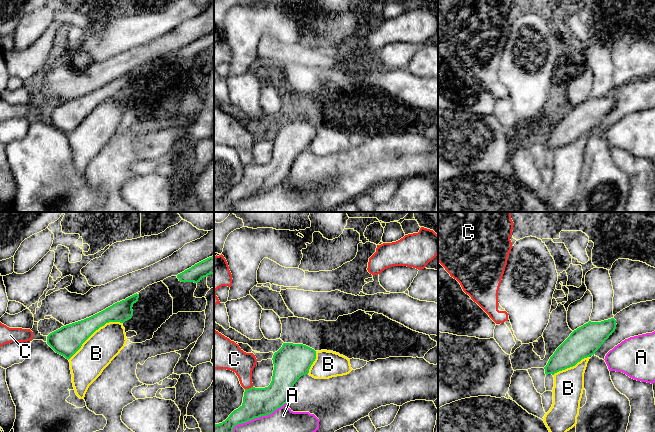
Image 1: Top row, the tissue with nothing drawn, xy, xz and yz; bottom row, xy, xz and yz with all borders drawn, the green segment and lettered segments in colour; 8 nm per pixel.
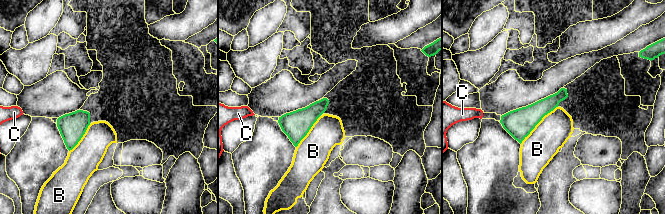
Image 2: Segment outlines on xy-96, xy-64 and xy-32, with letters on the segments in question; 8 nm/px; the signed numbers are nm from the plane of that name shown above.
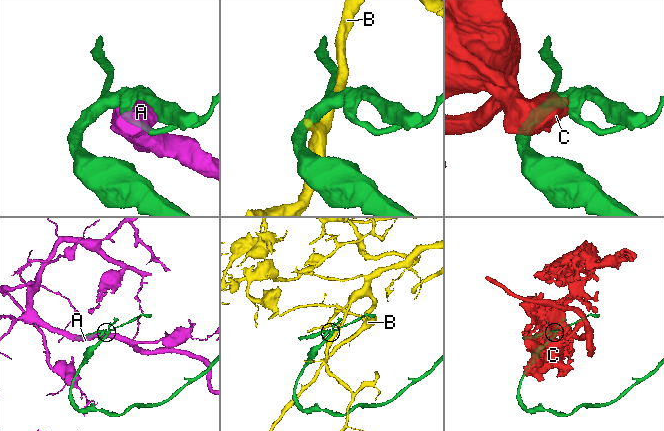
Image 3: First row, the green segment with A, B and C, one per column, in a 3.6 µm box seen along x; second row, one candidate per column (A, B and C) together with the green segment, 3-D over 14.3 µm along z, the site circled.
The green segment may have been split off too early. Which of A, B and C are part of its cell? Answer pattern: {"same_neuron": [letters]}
{"same_neuron": []}

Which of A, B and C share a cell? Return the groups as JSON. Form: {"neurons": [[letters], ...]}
{"neurons": [["A"], ["B"], ["C"]]}

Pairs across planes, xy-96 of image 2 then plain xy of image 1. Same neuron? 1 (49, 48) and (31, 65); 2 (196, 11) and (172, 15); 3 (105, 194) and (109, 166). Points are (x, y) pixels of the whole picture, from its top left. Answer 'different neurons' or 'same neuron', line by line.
1: same neuron
2: same neuron
3: same neuron

